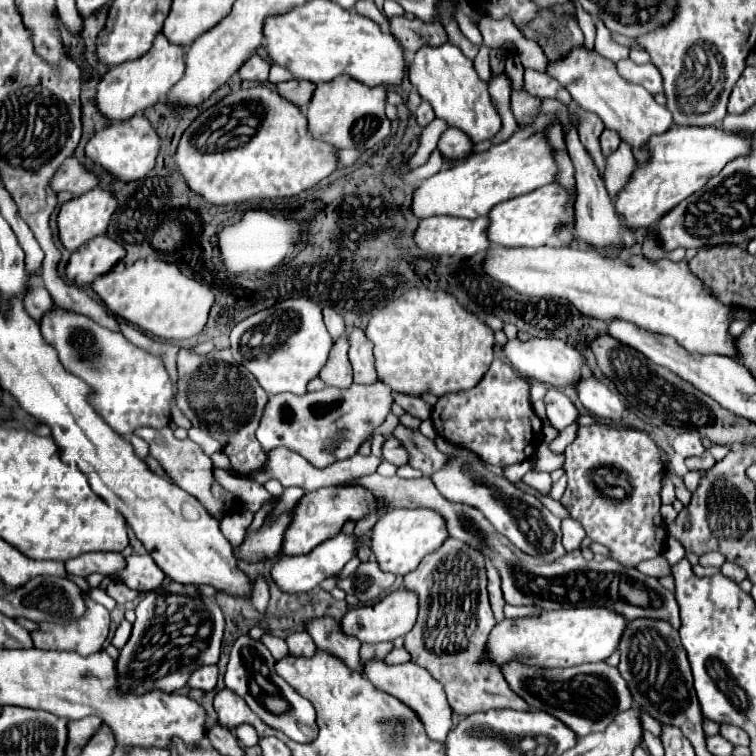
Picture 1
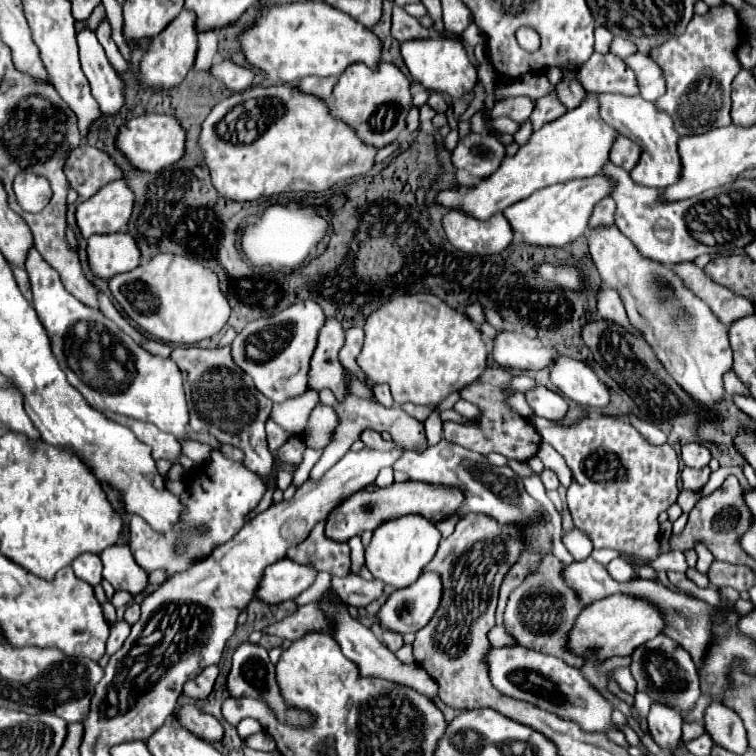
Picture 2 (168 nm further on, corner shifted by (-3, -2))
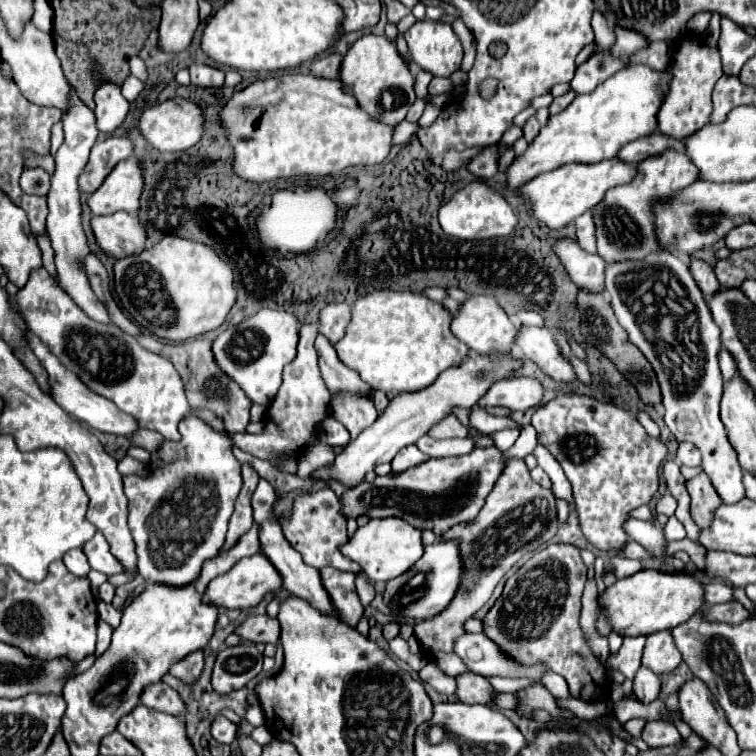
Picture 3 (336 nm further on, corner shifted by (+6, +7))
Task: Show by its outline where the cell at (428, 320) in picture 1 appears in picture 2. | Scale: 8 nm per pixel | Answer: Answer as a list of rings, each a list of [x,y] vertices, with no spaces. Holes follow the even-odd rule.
[[[414,293],[402,295],[380,309],[376,309],[364,323],[364,349],[358,355],[358,365],[364,369],[372,383],[388,383],[392,391],[392,399],[396,405],[406,401],[414,405],[438,405],[450,393],[470,385],[476,381],[486,369],[486,345],[482,341],[480,327],[466,313],[452,309],[446,301],[432,293]]]

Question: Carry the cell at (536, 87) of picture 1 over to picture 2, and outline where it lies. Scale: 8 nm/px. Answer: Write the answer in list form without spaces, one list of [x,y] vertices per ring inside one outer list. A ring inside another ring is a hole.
[[[552,91],[548,95],[544,95],[542,99],[536,101],[536,107],[534,107],[534,113],[530,117],[534,129],[542,127],[542,123],[548,123],[552,119],[558,119],[566,113],[566,105],[558,99],[558,95]]]

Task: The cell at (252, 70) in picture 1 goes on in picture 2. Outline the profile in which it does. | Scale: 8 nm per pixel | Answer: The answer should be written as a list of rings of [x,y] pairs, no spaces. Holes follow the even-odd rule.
[[[218,61],[210,67],[210,71],[214,77],[224,81],[224,85],[232,91],[250,89],[252,81],[256,77],[252,67],[242,67],[242,65],[236,65],[234,61]]]

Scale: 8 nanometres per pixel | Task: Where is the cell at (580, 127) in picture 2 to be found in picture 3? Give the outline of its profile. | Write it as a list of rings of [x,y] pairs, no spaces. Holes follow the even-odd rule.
[[[635,64],[629,66],[629,70],[619,70],[605,82],[601,82],[591,94],[579,94],[563,112],[555,114],[549,118],[547,126],[541,128],[539,136],[529,144],[527,152],[509,166],[507,170],[507,184],[511,188],[517,188],[519,184],[525,184],[539,176],[541,172],[555,170],[557,166],[569,164],[569,162],[601,162],[601,160],[611,160],[617,158],[617,152],[631,140],[649,136],[657,130],[657,112],[659,106],[663,104],[665,94],[669,92],[669,82],[671,74],[667,70],[653,70],[645,64]]]

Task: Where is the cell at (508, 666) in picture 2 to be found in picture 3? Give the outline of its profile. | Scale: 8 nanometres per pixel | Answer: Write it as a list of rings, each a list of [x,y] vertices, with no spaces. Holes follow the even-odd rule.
[[[463,634],[455,640],[453,644],[453,652],[475,672],[481,676],[525,676],[525,678],[533,678],[537,680],[547,668],[539,668],[539,666],[531,666],[531,668],[523,668],[517,666],[517,662],[513,662],[511,658],[505,658],[505,654],[501,654],[501,650],[497,650],[497,646],[493,646],[493,642],[489,642],[489,638],[485,638],[485,634]]]

